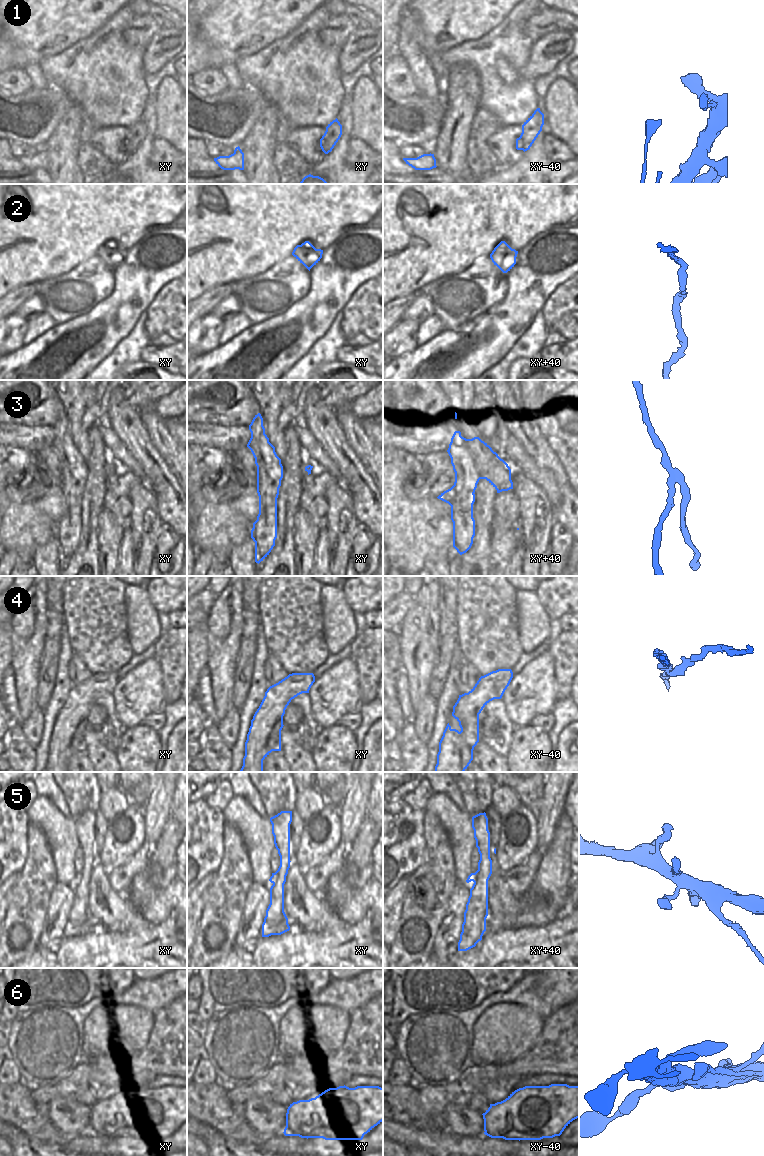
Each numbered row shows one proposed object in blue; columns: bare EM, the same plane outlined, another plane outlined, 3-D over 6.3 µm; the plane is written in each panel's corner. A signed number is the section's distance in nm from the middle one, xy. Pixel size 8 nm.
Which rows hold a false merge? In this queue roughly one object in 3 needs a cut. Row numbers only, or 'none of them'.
3, 4, 6

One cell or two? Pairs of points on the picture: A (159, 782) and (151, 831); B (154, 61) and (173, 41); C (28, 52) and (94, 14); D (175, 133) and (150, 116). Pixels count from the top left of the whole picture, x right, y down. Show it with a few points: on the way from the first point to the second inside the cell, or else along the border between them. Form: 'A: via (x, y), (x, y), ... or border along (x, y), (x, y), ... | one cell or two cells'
A: via (159, 794), (155, 819) | one cell
B: via (156, 56), (168, 44) | one cell
C: via (44, 36), (66, 14), (78, 14) | one cell
D: border along (153, 97), (155, 103), (155, 136) | two cells

